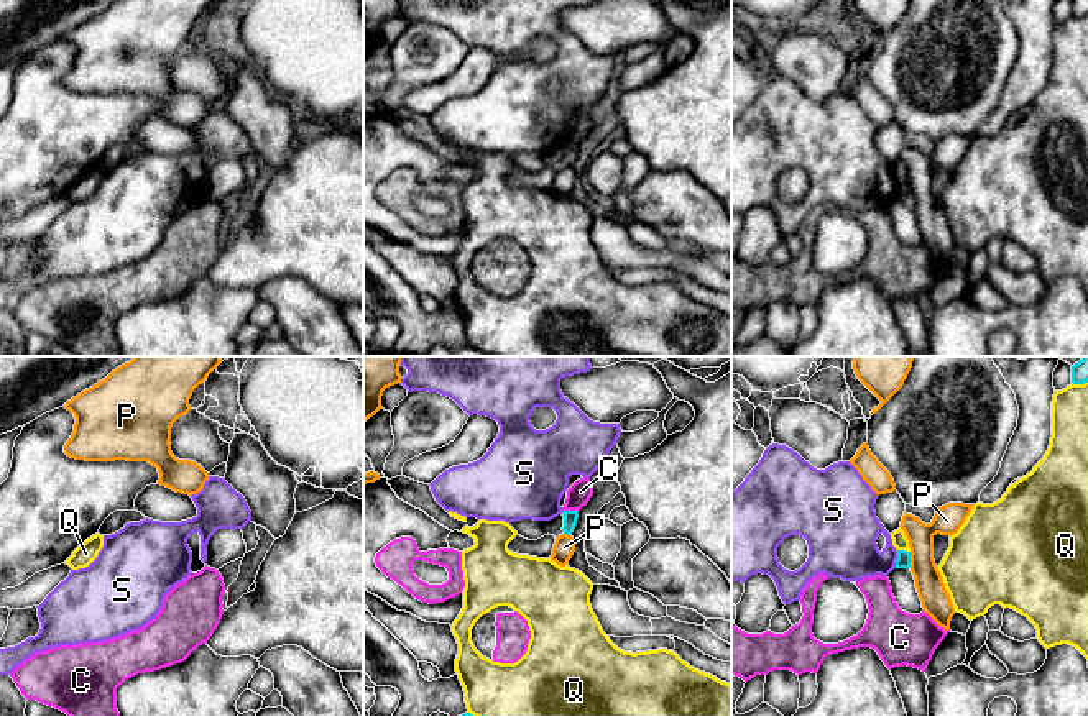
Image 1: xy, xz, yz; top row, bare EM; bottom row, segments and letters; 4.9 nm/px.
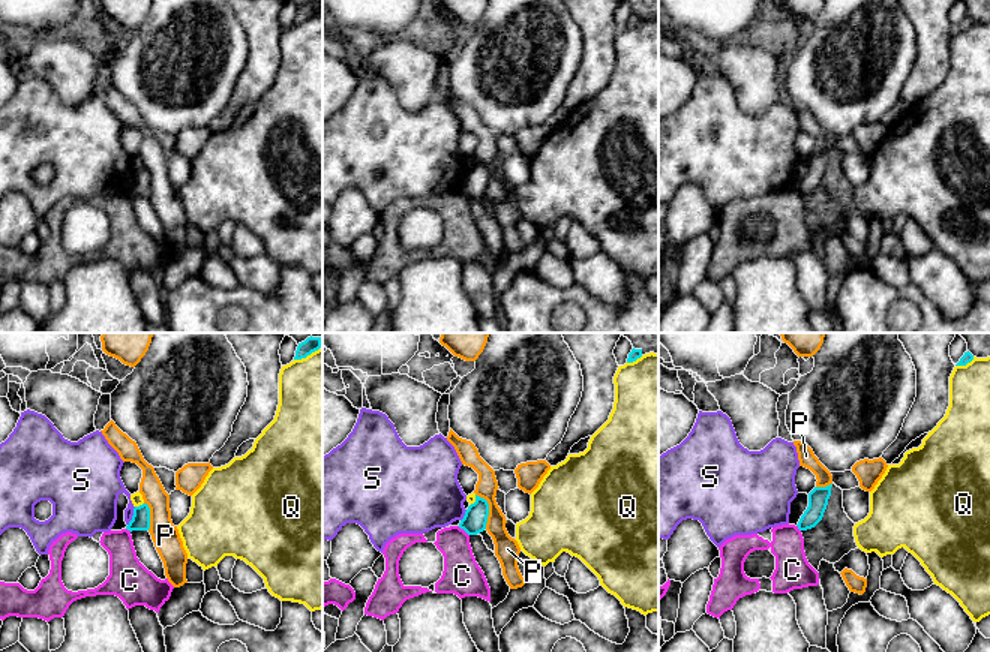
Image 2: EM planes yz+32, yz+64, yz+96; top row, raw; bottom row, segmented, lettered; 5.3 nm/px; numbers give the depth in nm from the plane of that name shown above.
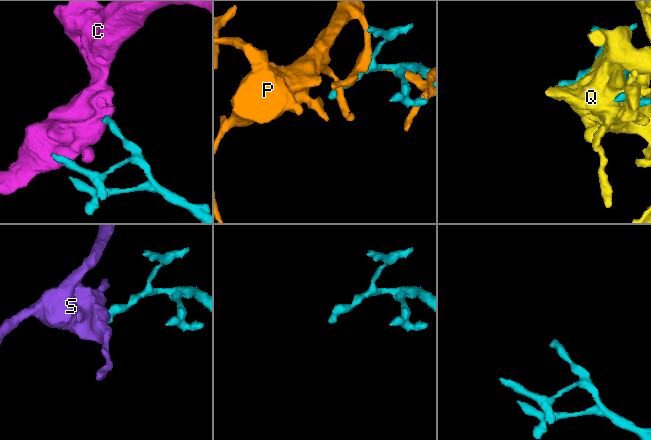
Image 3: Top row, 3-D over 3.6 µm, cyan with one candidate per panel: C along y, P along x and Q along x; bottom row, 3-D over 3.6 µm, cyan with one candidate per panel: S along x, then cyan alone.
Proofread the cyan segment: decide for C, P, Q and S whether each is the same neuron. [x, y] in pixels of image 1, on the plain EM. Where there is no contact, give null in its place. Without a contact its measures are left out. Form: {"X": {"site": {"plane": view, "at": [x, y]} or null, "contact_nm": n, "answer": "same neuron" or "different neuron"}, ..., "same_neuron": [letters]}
{"C": {"site": {"plane": "xz", "at": [571, 143]}, "contact_nm": 80, "answer": "different neuron"}, "P": {"site": {"plane": "yz", "at": [909, 192]}, "contact_nm": 80, "answer": "different neuron"}, "Q": {"site": {"plane": "yz", "at": [904, 183]}, "contact_nm": 70, "answer": "different neuron"}, "S": {"site": {"plane": "yz", "at": [898, 191]}, "contact_nm": 90, "answer": "different neuron"}, "same_neuron": []}

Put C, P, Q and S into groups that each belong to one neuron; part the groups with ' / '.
C / P / Q / S

